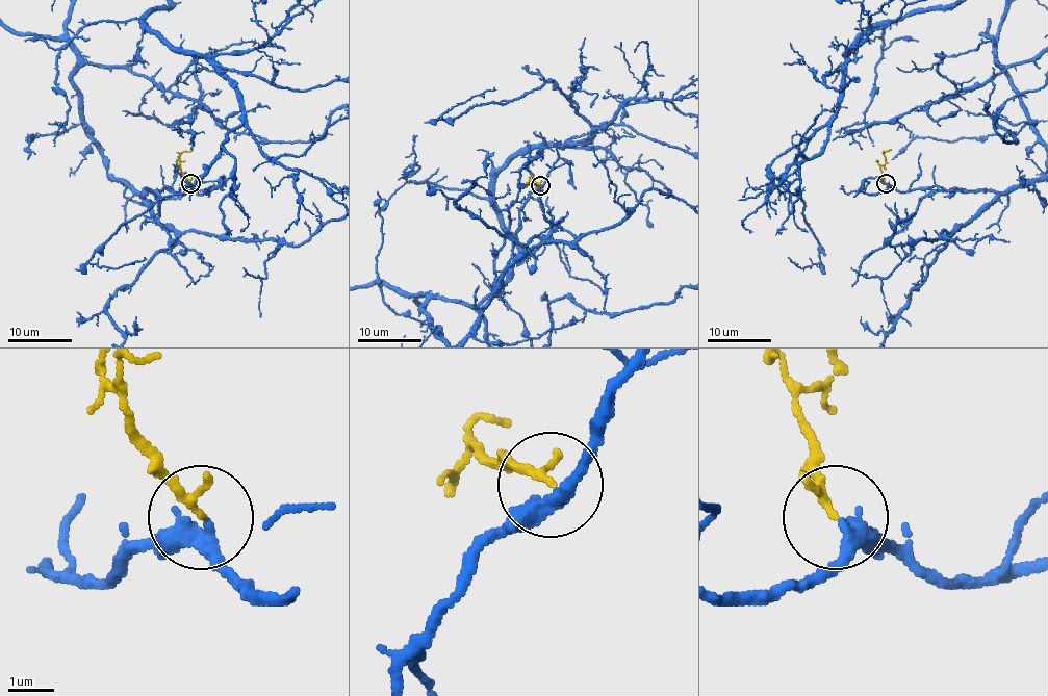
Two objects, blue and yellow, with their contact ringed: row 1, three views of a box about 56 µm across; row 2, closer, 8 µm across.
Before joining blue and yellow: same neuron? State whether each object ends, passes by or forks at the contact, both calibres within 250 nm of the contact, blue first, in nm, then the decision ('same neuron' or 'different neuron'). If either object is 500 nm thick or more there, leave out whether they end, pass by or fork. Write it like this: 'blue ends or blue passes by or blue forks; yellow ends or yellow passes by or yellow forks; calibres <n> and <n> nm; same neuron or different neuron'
blue passes by; yellow ends; calibres 320 and 170 nm; same neuron

